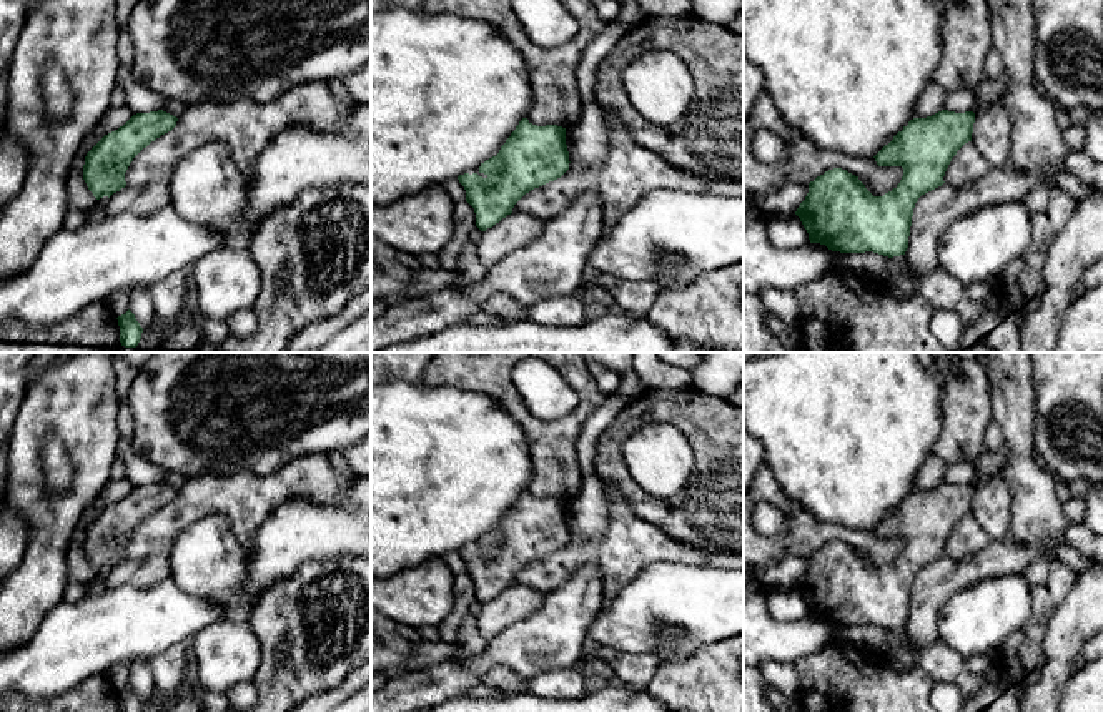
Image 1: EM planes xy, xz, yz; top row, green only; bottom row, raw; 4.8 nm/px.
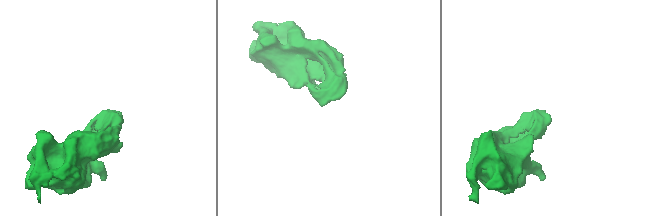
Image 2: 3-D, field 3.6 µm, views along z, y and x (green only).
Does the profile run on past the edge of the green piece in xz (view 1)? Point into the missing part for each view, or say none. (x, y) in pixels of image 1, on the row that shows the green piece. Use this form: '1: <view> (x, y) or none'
1: none

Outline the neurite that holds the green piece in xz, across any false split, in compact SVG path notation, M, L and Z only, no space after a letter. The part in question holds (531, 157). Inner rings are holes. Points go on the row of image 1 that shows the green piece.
M522 118L496 156L458 180L474 208L476 226L486 231L511 215L526 193L561 178L569 163L566 128L537 126Z

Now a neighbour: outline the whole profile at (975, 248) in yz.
M1013 201L957 218L938 241L940 266L963 286L987 286L1030 248L1031 215L1025 203Z

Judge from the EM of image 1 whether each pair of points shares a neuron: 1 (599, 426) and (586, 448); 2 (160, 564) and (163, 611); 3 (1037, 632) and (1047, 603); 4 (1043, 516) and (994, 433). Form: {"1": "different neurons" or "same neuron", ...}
{"1": "same neuron", "2": "different neurons", "3": "same neuron", "4": "different neurons"}

